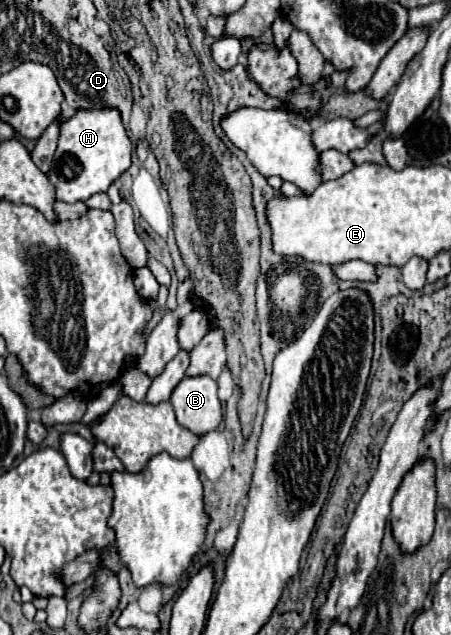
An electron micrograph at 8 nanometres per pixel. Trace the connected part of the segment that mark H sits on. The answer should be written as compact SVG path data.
M116 109L78 111L72 119L60 121L60 141L52 159L48 179L56 187L56 197L64 203L86 201L96 193L106 193L132 159L132 143Z

